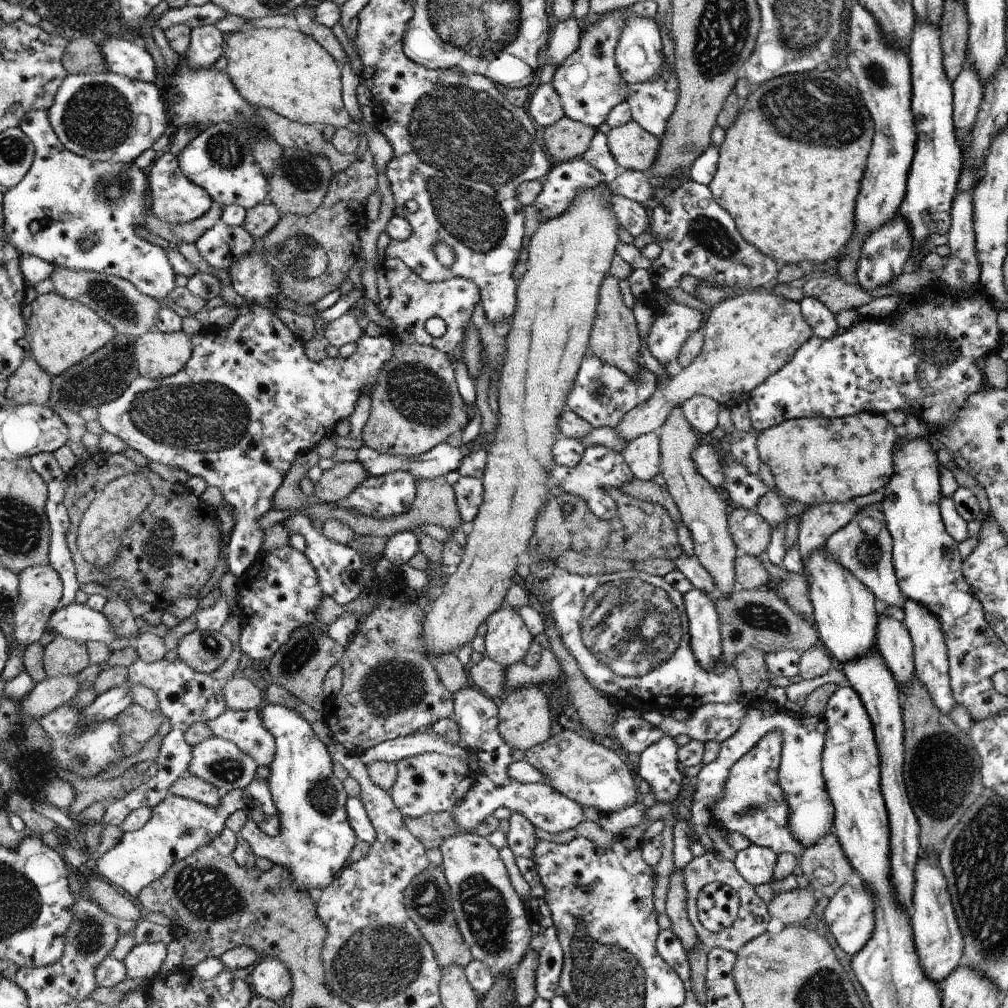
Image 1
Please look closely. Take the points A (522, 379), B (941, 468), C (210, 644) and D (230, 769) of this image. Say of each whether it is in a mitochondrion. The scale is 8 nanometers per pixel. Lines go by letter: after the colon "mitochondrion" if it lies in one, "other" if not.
A: other
B: other
C: mitochondrion
D: mitochondrion

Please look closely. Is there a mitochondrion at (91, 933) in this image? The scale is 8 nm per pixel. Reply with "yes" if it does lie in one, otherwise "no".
yes

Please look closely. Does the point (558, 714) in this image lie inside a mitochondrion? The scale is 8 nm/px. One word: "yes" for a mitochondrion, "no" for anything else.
no

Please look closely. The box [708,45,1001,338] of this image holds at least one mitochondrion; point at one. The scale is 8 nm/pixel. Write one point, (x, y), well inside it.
(816, 110)

